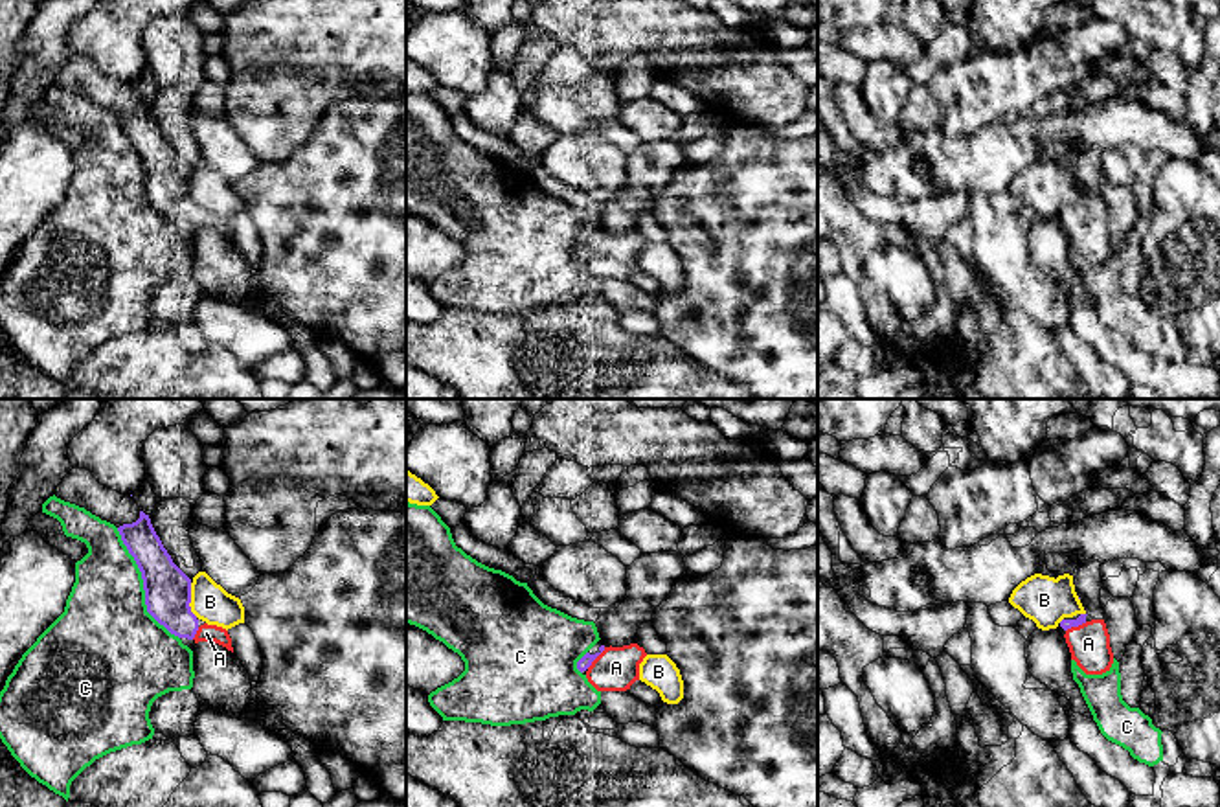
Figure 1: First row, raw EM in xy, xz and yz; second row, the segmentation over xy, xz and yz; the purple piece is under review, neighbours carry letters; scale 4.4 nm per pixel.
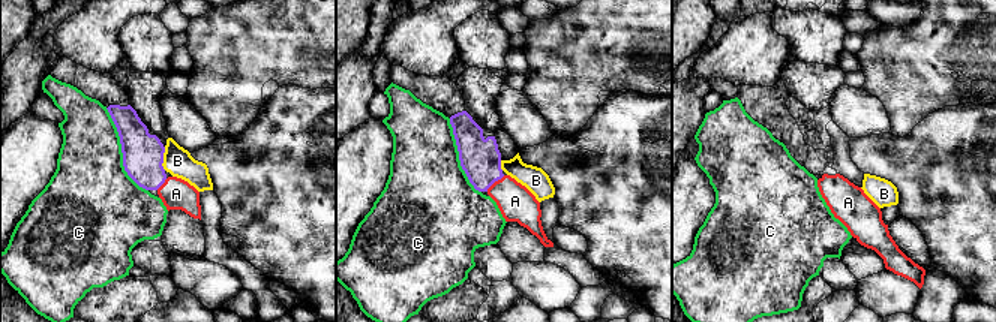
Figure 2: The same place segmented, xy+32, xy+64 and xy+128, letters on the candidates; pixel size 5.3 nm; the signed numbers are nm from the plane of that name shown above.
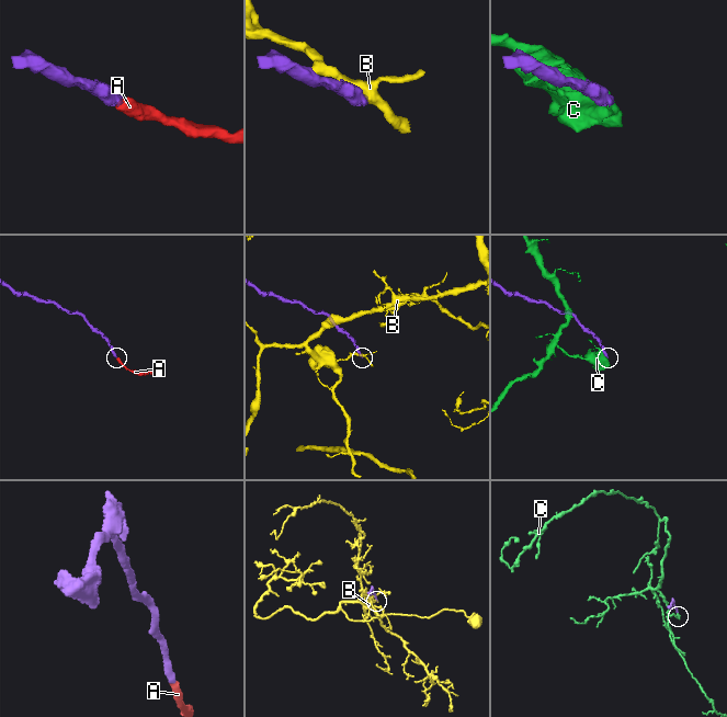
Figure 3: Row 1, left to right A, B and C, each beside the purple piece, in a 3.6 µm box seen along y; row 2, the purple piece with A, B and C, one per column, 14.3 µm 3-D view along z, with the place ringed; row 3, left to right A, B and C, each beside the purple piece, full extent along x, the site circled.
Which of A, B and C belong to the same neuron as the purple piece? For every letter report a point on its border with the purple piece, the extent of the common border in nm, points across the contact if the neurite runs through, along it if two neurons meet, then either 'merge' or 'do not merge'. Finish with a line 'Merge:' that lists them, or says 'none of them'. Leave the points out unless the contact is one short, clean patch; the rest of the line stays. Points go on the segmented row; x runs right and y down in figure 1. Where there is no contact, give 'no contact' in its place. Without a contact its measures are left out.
A: meets purple in xz at (596, 657); contact 130 nm long; merge
B: meets purple in xy at (190, 600); contact 160 nm long; do not merge
C: meets purple in xy at (144, 585); contact 550 nm long; do not merge
Merge: A

